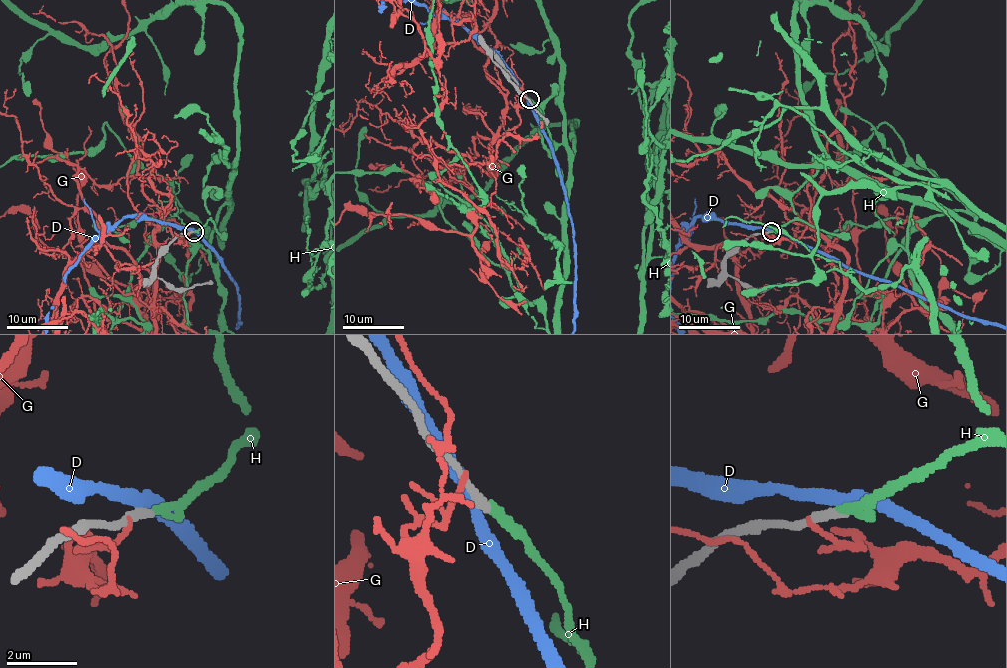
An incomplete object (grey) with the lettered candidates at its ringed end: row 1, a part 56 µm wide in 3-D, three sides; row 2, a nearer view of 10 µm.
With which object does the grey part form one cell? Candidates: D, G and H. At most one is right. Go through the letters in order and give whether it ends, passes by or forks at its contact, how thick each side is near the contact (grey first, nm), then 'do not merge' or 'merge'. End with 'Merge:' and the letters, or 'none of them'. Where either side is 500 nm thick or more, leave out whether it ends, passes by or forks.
D: it passes by | 280/320 nm | do not merge
G: it ends | 320/150 nm | do not merge
H: it ends | 280/280 nm | merge
Merge: H

